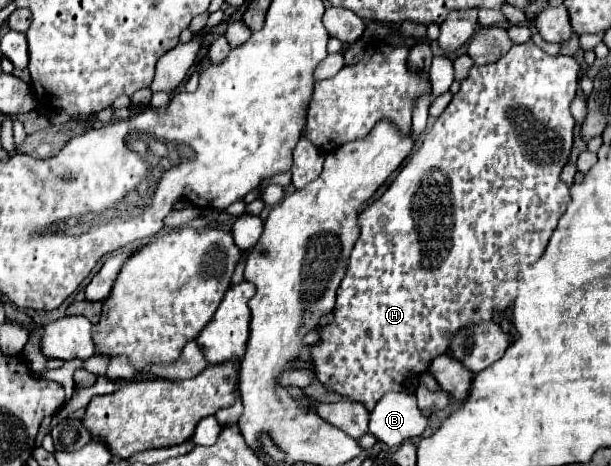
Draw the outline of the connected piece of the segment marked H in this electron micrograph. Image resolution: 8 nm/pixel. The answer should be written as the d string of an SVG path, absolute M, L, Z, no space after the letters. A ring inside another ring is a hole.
M532 39L526 43L514 43L512 49L498 59L496 63L488 65L474 65L468 71L468 77L462 81L460 91L452 97L450 105L444 109L444 113L436 119L434 127L424 137L422 145L416 153L410 155L406 165L400 169L398 177L392 181L392 185L386 189L386 193L374 201L370 207L366 207L360 213L360 239L354 245L354 251L348 261L346 277L342 279L338 293L336 293L336 307L334 307L334 323L320 329L322 343L312 345L312 361L316 365L316 377L322 385L328 389L350 397L354 401L360 401L366 405L366 409L374 407L374 403L388 391L404 391L408 385L404 383L406 373L412 371L416 375L424 373L428 369L428 361L438 357L440 353L448 351L448 339L458 327L464 327L466 323L478 323L478 321L490 321L498 311L506 311L512 307L514 301L514 275L508 273L508 269L514 269L518 265L534 263L542 251L546 249L546 243L552 235L554 225L566 211L570 203L570 187L560 179L560 173L564 165L568 163L572 143L574 143L574 117L570 113L570 103L576 97L578 89L578 77L580 77L580 63L576 57L568 55L548 55L540 47L534 45ZM436 169L440 169L448 179L436 179Z

